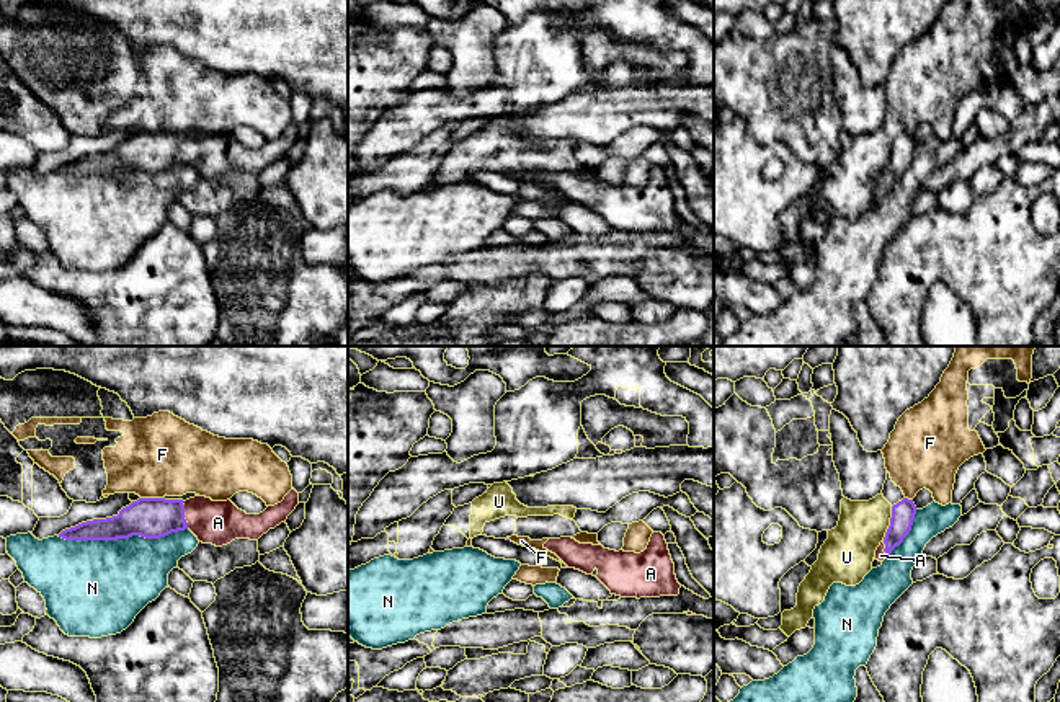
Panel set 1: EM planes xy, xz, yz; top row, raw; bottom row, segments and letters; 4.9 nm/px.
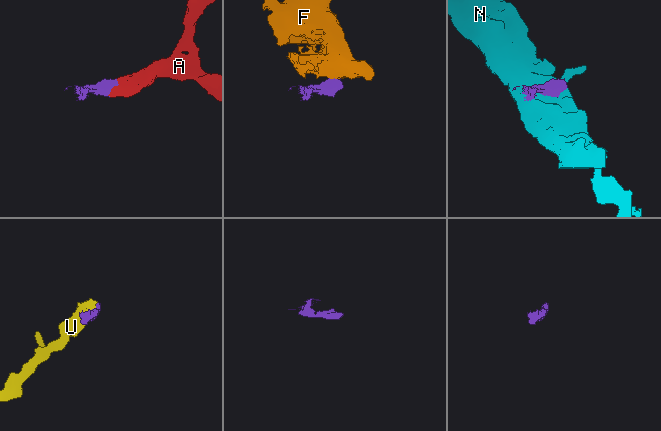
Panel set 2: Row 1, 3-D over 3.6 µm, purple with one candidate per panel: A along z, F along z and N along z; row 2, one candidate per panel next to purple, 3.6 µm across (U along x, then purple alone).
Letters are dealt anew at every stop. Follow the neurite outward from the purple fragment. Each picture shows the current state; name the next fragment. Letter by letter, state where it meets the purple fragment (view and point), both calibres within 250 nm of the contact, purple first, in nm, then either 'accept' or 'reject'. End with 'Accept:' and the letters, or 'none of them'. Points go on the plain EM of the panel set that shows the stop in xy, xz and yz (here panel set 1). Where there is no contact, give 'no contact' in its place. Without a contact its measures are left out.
A: contact xy (183, 149); calibres 200 and 220 nm; accept
F: contact xy (152, 133); calibres 200 and 400 nm; reject
N: contact xy (121, 172); calibres 200 and 440 nm; reject
U: contact yz (890, 157); calibres 110 and 260 nm; reject
Accept: A

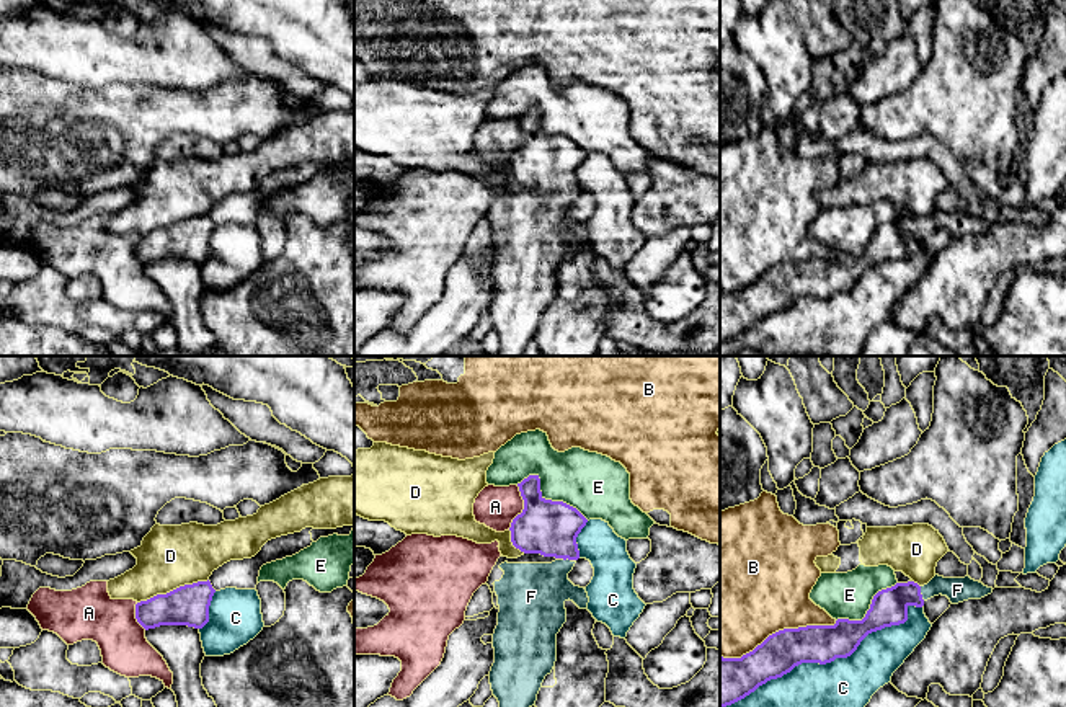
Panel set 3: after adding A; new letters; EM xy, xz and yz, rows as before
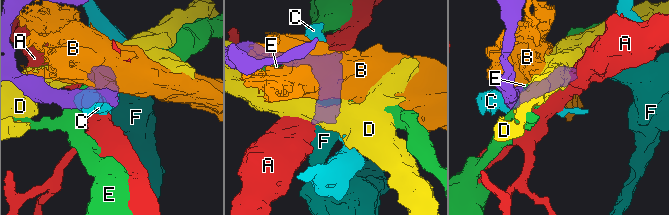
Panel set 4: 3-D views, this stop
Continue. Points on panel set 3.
A: contact xz (524, 142); calibres 280 and 200 nm; reject
B: contact yz (779, 265); calibres 200 and 500 nm; reject
C: contact yz (826, 296); calibres 200 and 320 nm; reject
D: contact xy (173, 224); calibres 200 and 300 nm; reject
E: contact xz (544, 133); calibres 280 and 300 nm; reject
F: contact yz (919, 227); calibres 180 and 120 nm; accept
Accept: F

